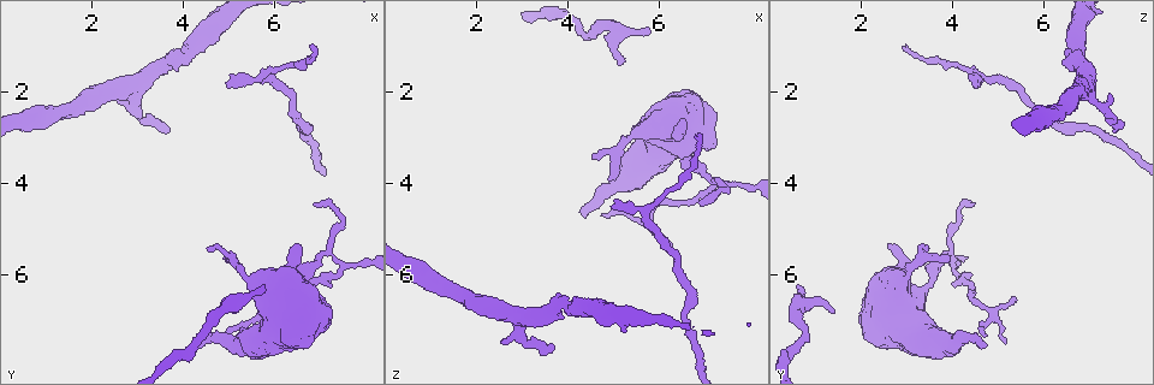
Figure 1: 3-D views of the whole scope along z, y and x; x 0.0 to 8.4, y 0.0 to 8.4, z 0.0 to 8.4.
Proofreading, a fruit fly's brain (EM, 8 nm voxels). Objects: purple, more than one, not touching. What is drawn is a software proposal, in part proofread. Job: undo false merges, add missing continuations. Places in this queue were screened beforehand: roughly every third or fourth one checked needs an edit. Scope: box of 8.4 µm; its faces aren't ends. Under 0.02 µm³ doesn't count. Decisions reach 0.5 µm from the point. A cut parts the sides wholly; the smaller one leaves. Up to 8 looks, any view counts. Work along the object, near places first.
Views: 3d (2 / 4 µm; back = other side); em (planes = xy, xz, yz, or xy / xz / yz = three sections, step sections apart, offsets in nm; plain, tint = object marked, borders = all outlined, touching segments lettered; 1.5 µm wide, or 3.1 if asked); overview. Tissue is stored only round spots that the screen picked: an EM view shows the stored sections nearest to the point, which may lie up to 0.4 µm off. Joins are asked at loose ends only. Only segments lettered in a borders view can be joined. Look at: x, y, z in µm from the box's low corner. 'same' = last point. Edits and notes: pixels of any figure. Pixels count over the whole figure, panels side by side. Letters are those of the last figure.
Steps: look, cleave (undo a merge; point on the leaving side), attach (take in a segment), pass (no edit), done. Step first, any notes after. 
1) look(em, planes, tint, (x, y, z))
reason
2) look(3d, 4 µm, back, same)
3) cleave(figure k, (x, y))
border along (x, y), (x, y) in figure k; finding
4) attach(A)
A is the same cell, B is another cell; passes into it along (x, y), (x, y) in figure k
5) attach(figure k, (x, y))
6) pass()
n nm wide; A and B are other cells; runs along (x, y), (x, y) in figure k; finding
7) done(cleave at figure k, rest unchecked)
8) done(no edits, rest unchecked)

look(3d, 4 µm, (6.80, 1.00, 3.05))

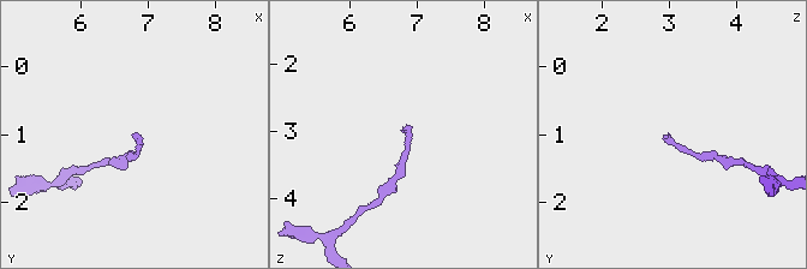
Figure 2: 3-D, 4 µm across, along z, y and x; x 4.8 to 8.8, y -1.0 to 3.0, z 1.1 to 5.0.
look(em, planes, plain, (6.80, 0.95, 3.00))
now the EM

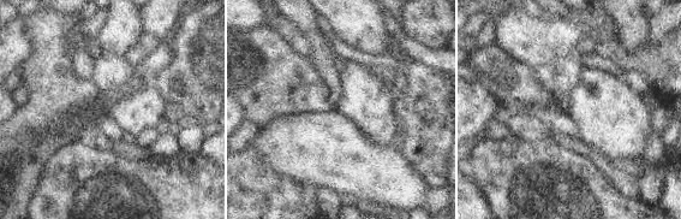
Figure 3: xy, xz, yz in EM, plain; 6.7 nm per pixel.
look(em, planes, borders, same)

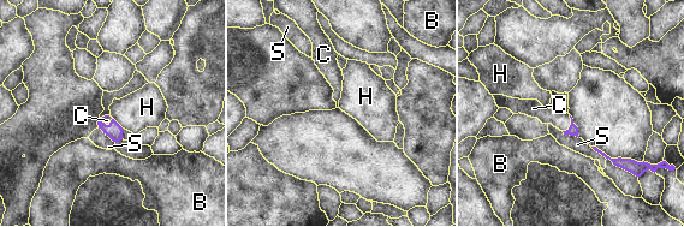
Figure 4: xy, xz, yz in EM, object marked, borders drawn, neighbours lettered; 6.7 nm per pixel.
attach(C)
C is the same cell, B, H and S are other cells; passes into it along (572, 130), (571, 124), (560, 120) in figure 4; it goes on there

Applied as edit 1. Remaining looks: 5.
look(em, planes, tint, (5.70, 1.70, 4.60))
sharp bend

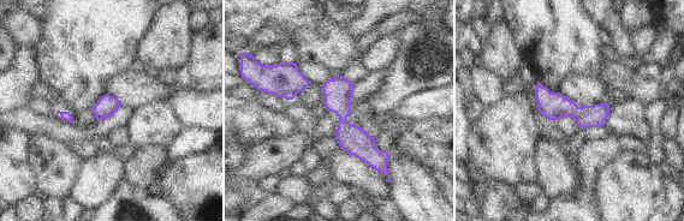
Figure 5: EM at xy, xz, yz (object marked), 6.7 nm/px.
look(em, planes, borders, same)
see the neighbours

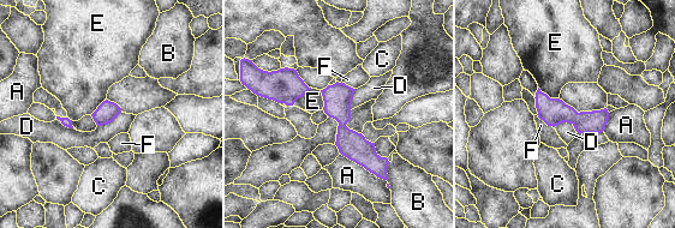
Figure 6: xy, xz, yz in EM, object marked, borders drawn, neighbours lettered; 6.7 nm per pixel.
pass()
A, B, C, D, E and F are other cells; border along (554, 127), (569, 122), (577, 131) in figure 6; continuous, no second neuron

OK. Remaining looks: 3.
look(em, yz, step 8, plain, (3.85, 1.15, 6.75))
a narrow waist

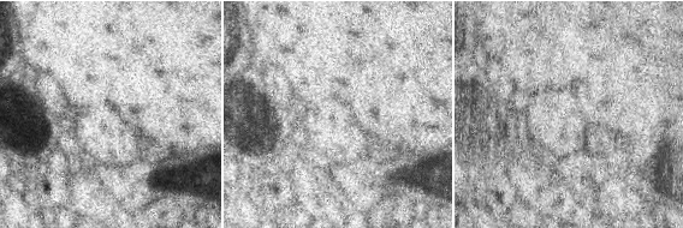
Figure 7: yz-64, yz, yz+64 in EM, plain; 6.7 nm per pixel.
look(em, yz, step 8, tint, same)

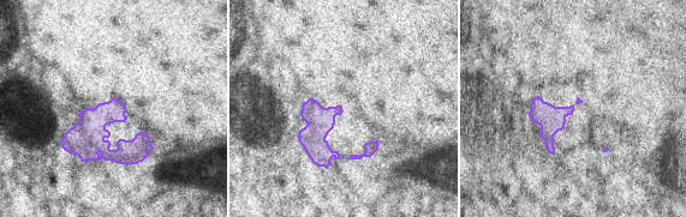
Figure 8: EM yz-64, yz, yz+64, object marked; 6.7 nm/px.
look(em, yz, step 8, borders, same)
what lies round it

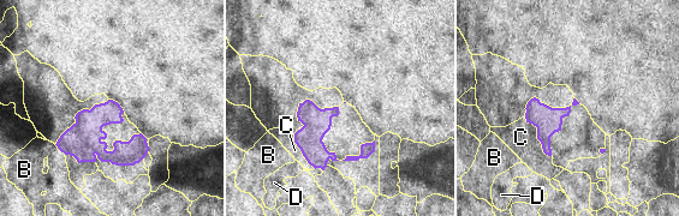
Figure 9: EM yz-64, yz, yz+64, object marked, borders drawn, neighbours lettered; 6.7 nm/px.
pass()
140 nm wide; B, C and D are other cells; border along (524, 116), (551, 156) in figure 9; continuous, no second neuron

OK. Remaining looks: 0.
done(attach at figure 4, rest unchecked)

